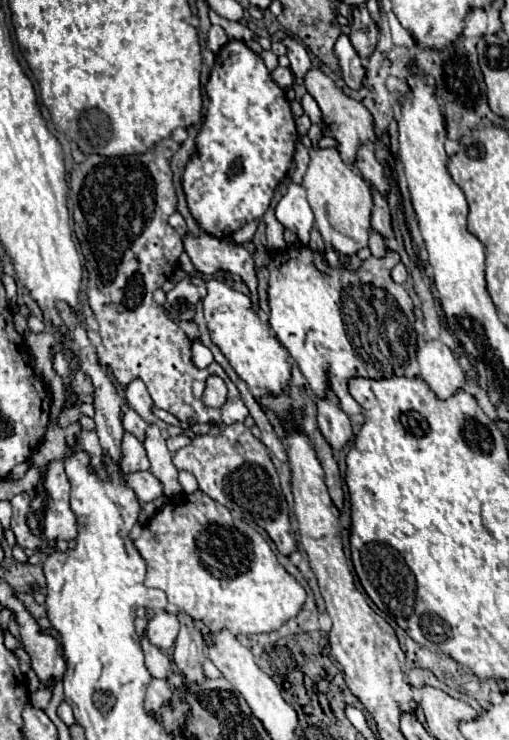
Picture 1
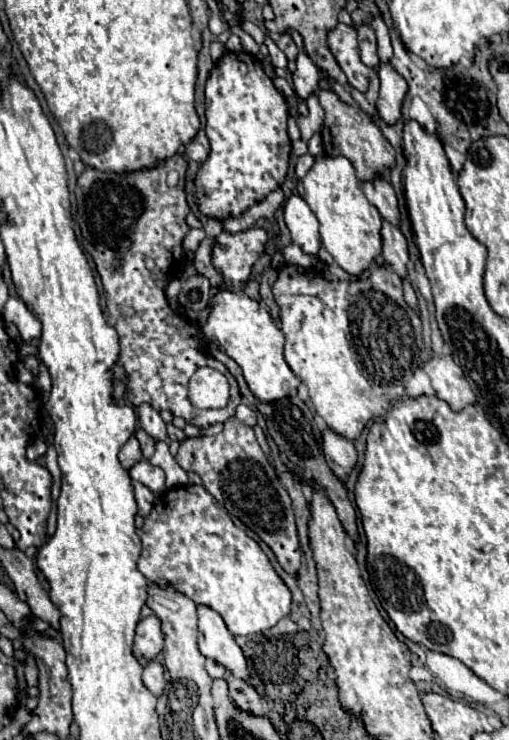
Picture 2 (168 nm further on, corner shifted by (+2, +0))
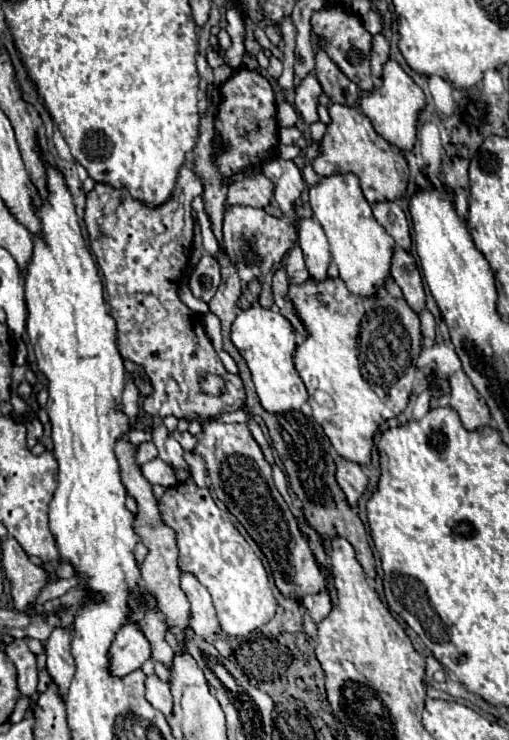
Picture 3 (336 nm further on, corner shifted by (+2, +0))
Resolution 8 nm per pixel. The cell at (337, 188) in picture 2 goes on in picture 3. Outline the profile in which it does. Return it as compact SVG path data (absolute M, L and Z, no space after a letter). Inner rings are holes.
M336 174L320 178L320 184L310 188L310 206L314 218L322 224L328 236L334 264L348 290L356 296L376 296L378 288L390 278L390 262L396 242L376 222L372 208L360 190L358 176Z

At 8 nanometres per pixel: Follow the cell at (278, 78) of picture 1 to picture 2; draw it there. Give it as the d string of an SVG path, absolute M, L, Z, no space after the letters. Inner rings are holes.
M266 38L266 46L268 46L268 52L270 52L270 60L276 68L286 68L286 56L284 52L272 42L272 38Z

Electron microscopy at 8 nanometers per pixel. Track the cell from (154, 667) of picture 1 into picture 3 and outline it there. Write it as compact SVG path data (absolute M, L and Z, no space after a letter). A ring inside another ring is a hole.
M156 674L146 678L146 700L160 710L164 716L172 714L172 694L170 694L170 686L164 684L162 680L158 680Z

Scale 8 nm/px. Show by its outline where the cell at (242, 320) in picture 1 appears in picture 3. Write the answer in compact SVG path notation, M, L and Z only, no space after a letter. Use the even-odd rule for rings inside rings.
M252 306L242 310L232 324L232 342L246 360L256 394L266 412L278 414L288 410L300 410L308 400L306 386L300 374L294 368L294 350L296 350L296 332L292 324L276 308Z

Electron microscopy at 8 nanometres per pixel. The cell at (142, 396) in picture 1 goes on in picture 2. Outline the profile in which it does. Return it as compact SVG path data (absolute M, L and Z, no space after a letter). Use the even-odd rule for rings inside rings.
M150 404L136 406L136 414L140 420L140 426L154 438L154 440L166 440L166 424L160 418L160 414Z

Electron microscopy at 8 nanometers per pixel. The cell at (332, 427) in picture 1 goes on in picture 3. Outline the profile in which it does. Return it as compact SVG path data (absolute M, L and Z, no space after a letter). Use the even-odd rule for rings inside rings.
M338 458L336 460L336 480L340 484L340 488L344 490L346 498L348 498L348 504L352 508L358 506L358 498L366 492L366 486L368 486L368 478L366 474L362 472L362 468L350 460L342 460Z

